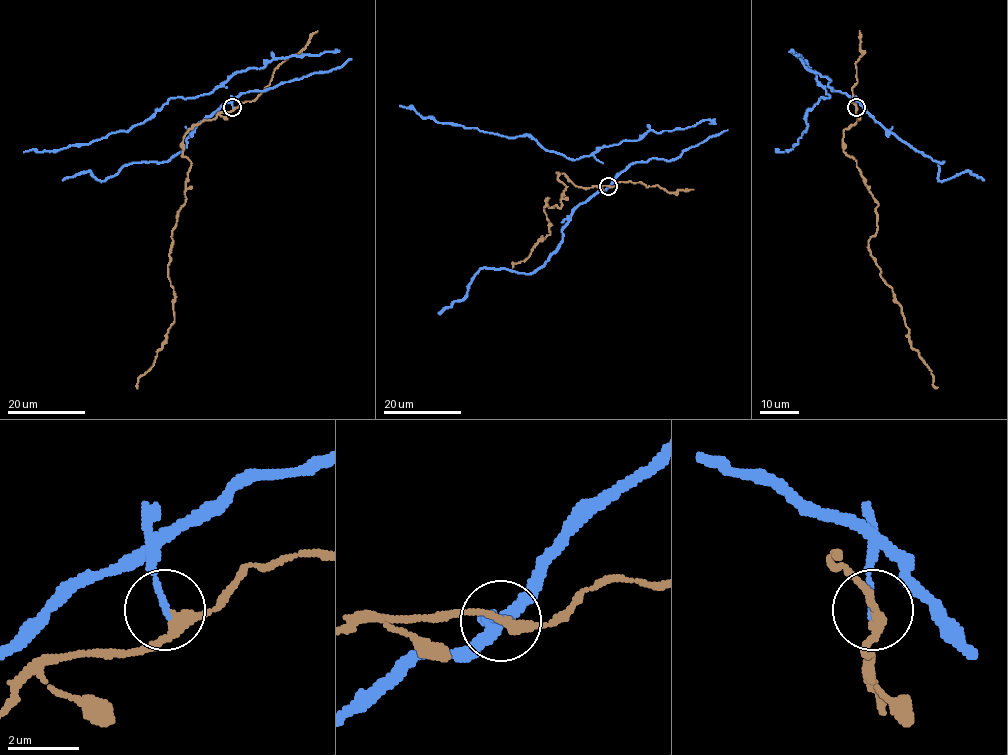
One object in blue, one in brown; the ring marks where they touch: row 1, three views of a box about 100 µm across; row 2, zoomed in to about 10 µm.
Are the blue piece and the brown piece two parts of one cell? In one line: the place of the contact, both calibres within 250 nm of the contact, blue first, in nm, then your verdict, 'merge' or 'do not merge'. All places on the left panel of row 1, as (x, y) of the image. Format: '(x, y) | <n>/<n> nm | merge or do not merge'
(232, 107) | 190/280 nm | do not merge

